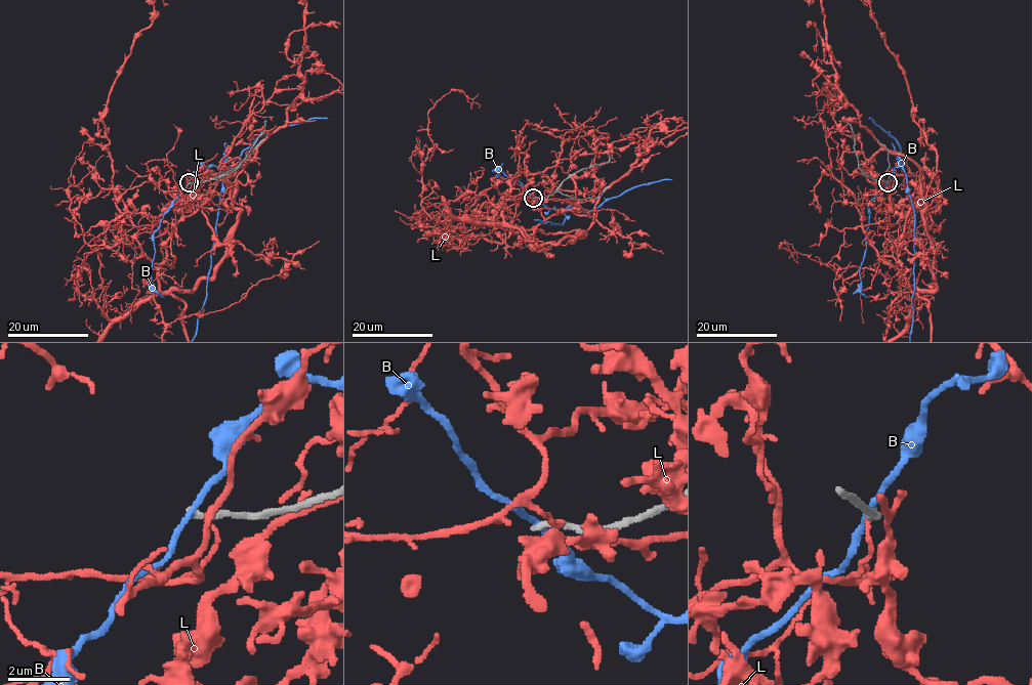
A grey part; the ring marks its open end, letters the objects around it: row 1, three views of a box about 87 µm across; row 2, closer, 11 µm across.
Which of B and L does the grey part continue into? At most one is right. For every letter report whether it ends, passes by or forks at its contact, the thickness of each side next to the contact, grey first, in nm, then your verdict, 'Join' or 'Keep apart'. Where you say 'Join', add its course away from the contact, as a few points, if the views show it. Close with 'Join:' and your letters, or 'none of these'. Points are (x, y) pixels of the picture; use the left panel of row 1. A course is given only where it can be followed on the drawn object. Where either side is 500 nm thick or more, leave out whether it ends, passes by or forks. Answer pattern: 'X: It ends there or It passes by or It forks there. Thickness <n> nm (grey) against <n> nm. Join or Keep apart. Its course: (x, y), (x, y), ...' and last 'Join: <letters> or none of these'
B: It passes by. Thickness 200 nm (grey) against 170 nm. Keep apart
L: It ends there. Thickness 240 nm (grey) against 110 nm. Keep apart
Join: none of these

